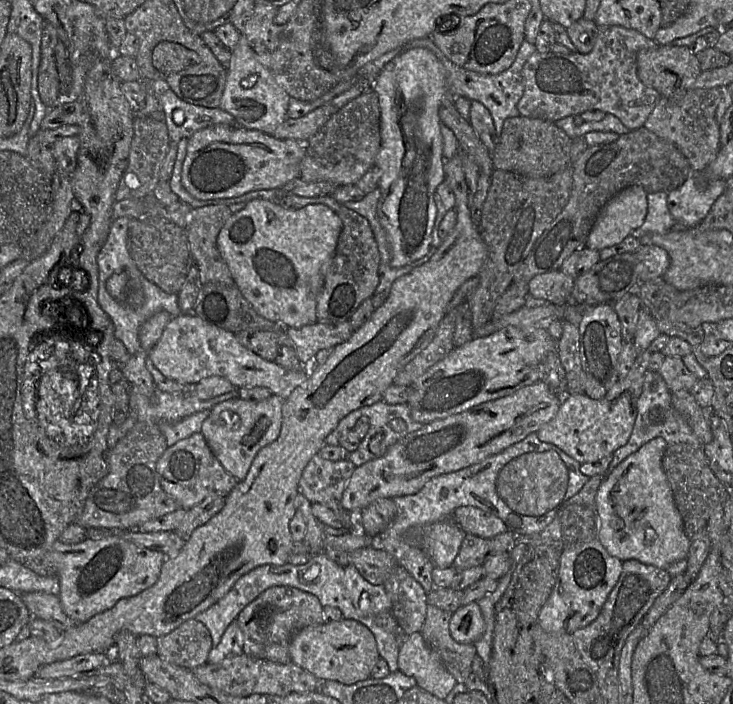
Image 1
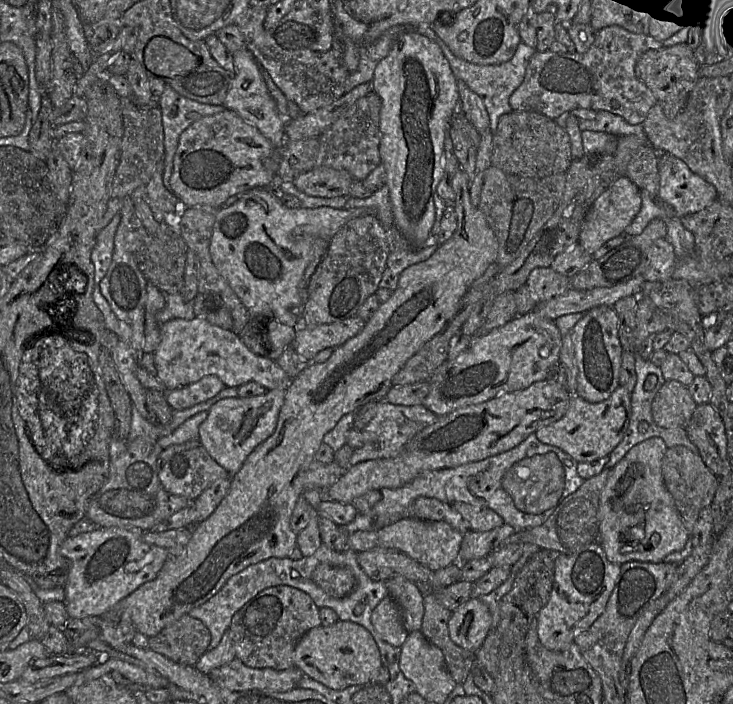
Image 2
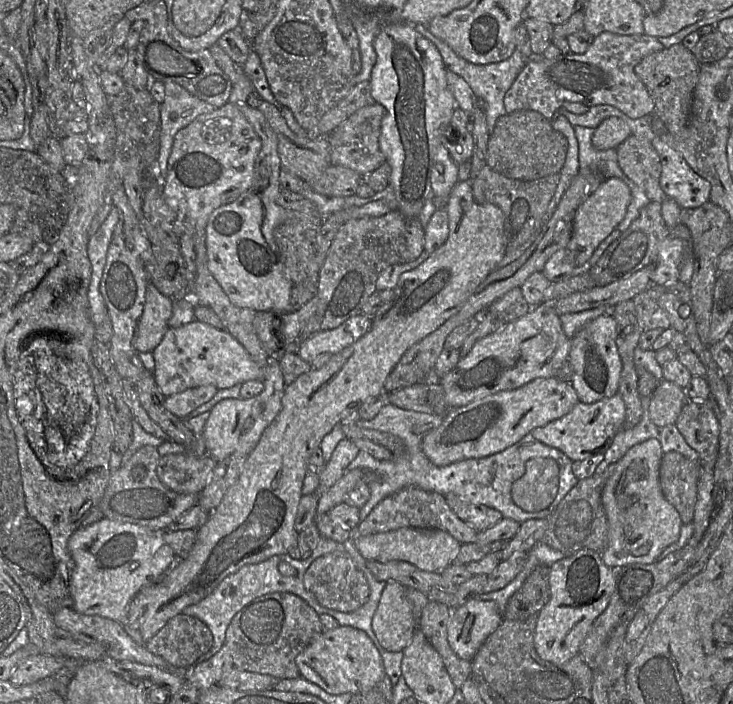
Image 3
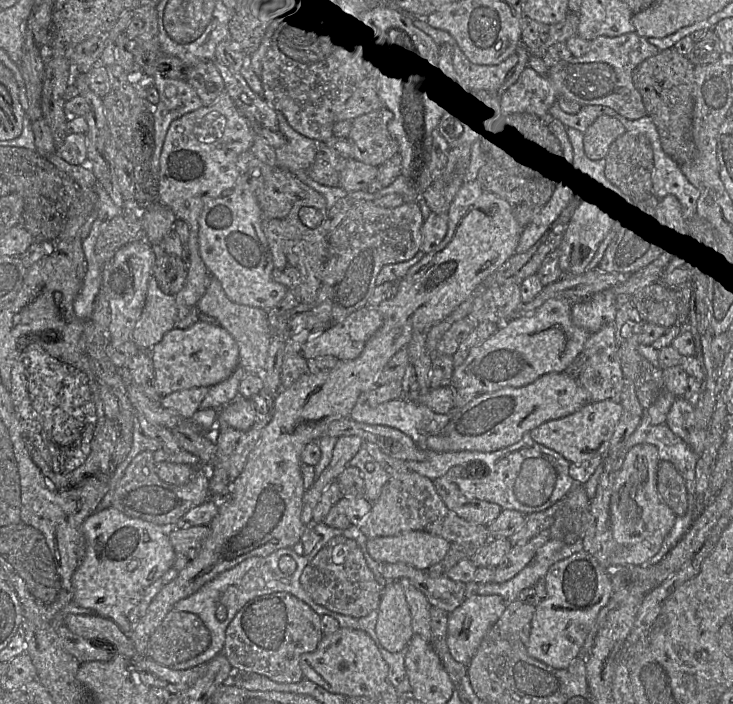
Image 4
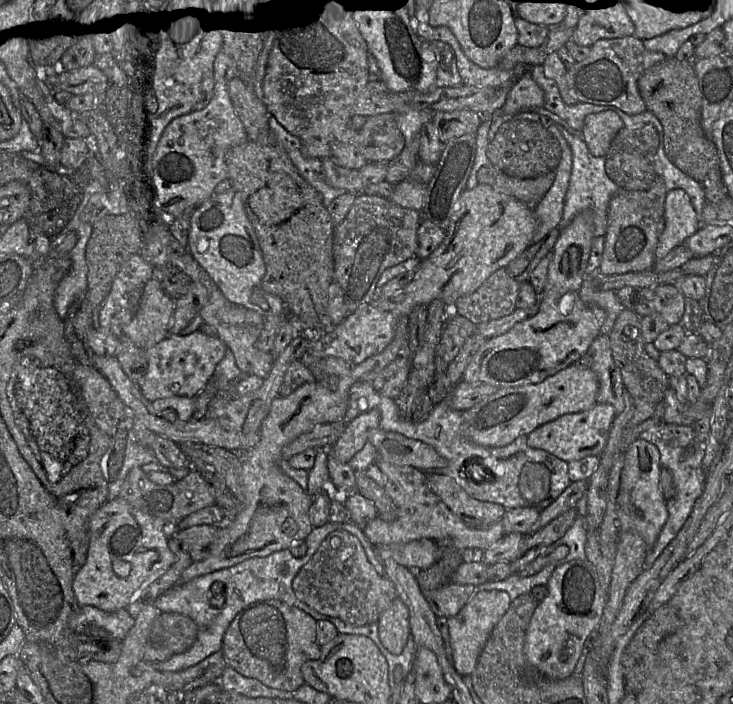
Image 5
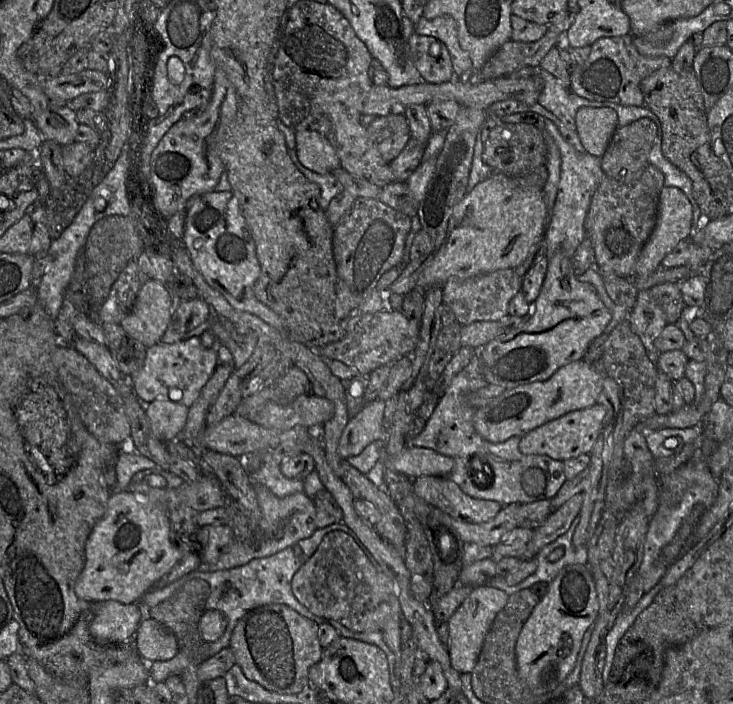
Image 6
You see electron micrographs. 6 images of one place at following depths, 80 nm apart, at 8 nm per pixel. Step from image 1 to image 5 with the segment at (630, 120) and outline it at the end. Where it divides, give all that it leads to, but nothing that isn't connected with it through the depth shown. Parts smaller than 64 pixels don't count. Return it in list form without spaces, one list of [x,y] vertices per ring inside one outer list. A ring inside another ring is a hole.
[[[634,35],[601,38],[591,46],[585,59],[567,68],[567,84],[579,102],[612,105],[627,114],[639,114],[647,107],[638,89],[638,79],[646,69],[666,59],[661,52],[647,50]],[[529,70],[512,84],[501,108],[504,115],[514,115],[525,108],[544,105],[544,91],[534,81]]]

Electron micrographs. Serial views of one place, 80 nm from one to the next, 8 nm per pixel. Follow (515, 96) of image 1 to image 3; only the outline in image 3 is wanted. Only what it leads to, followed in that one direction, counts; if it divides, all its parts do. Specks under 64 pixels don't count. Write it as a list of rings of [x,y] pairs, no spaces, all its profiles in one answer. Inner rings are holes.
[[[419,23],[415,25],[415,29],[435,44],[447,69],[461,76],[469,84],[479,100],[483,102],[483,108],[487,118],[488,133],[490,135],[494,130],[498,118],[507,114],[504,107],[504,96],[527,62],[523,59],[521,52],[516,49],[508,59],[501,62],[474,64],[460,57],[446,42],[432,34],[429,30],[429,25]]]

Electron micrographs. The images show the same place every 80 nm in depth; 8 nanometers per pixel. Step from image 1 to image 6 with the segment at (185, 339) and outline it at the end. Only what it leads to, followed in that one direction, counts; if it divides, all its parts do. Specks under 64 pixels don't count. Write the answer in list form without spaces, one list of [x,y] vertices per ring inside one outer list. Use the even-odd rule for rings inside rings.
[[[191,337],[172,344],[159,342],[147,348],[142,367],[129,376],[134,394],[143,404],[167,400],[190,407],[218,365],[217,351],[220,346],[216,339],[211,348],[206,348],[200,337]]]

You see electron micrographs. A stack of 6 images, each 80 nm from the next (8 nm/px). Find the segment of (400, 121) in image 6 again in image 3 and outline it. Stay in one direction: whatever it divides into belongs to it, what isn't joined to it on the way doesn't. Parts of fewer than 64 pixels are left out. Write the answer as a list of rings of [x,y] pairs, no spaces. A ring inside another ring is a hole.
[[[374,102],[358,109],[330,132],[327,139],[330,145],[331,164],[350,168],[366,177],[385,163],[385,156],[379,146],[381,121],[385,113],[385,107]]]

